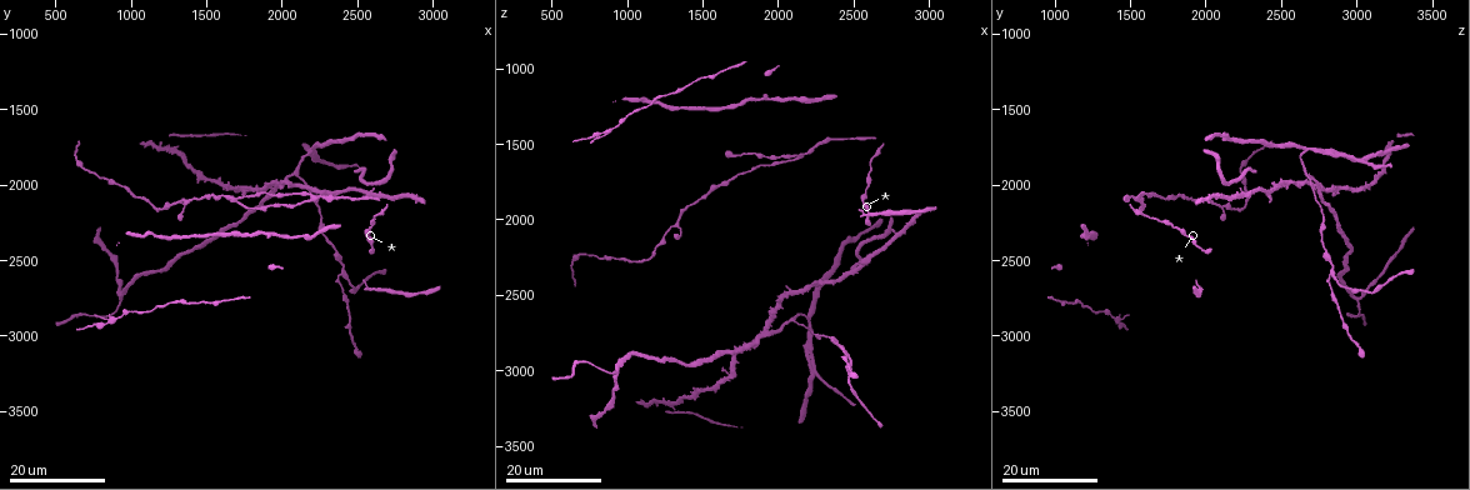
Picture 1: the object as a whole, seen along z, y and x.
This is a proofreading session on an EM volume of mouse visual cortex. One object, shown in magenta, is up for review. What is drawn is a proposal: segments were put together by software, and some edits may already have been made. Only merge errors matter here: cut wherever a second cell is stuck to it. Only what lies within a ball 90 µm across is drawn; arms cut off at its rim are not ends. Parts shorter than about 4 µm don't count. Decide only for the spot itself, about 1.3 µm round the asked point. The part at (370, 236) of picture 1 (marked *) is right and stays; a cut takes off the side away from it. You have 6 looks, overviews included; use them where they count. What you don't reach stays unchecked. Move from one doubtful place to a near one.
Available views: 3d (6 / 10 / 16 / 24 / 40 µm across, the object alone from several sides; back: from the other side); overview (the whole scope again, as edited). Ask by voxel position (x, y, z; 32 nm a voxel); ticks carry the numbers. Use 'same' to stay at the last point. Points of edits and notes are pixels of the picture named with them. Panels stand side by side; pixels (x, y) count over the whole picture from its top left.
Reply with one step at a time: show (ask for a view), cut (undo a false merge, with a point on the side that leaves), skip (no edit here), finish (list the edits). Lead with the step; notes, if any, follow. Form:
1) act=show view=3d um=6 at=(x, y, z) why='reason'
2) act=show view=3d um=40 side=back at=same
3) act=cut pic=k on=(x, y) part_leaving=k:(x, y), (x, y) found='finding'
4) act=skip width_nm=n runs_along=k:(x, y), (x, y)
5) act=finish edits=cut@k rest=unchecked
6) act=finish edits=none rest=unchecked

act=show view=3d um=16 at=(2200, 2080, 1560) why='side arm on a straight run'

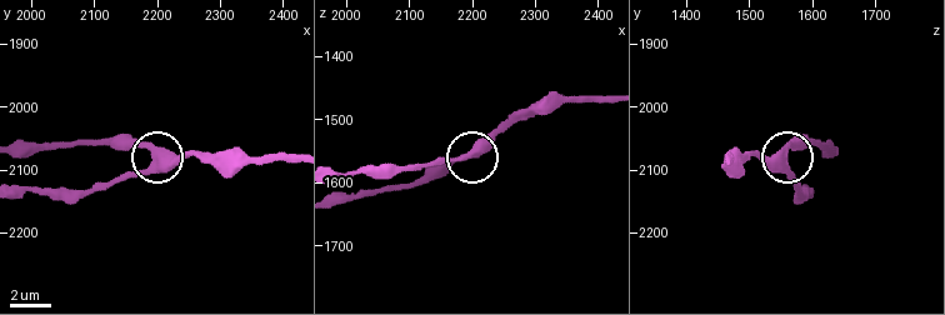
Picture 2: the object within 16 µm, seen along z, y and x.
act=show view=3d um=6 at=(2200, 2075, 1555) why='closer look'

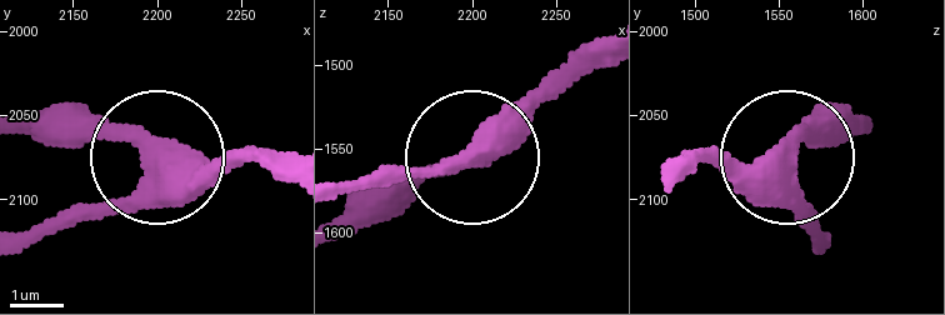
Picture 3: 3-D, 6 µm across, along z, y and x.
act=show view=3d um=6 side=back at=(2196, 2072, 1556)

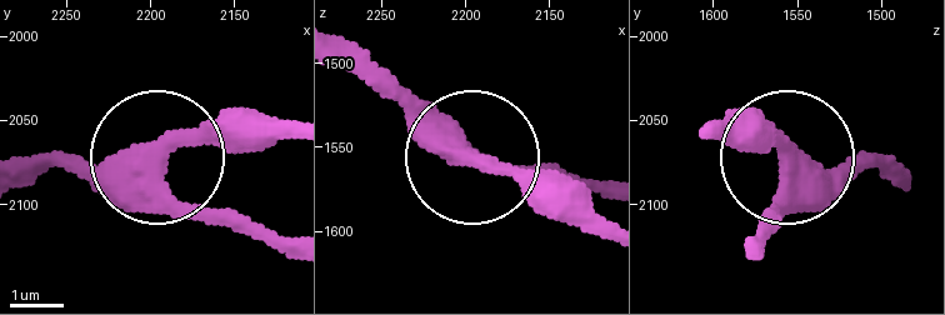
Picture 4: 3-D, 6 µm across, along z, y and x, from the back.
act=skip found='one cell here'

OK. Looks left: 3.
act=show view=3d um=24 at=(2380, 2600, 2820)

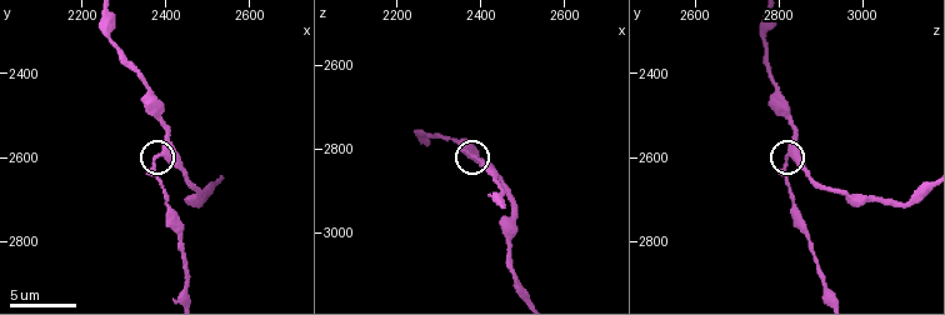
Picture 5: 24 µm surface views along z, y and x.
act=show view=3d um=6 at=(2395, 2585, 2825) why='closer look'

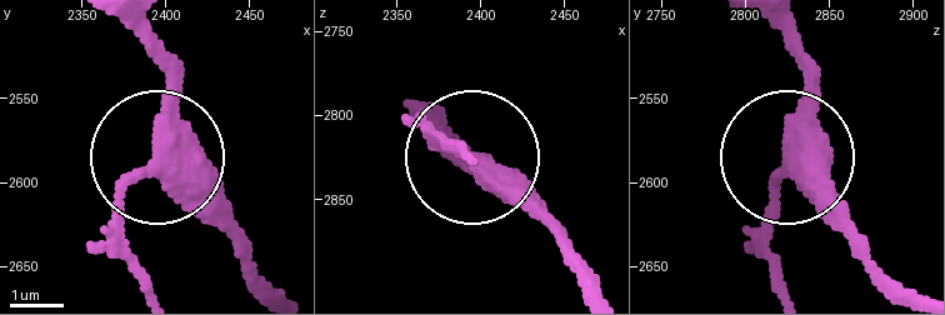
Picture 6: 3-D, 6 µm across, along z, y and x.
act=skip runs_along=6:(769, 24), (800, 65), (809, 119), (778, 213), (746, 249) found='all the same cell'

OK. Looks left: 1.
act=show view=3d um=16 at=(2365, 2450, 2795) why='thick turns thin'

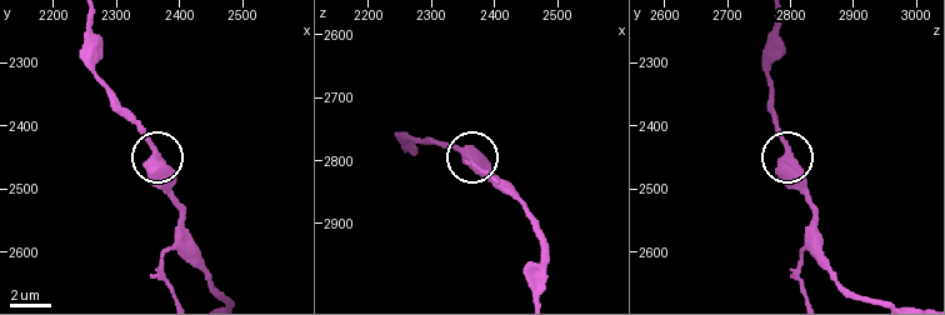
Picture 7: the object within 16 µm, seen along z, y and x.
act=skip found='continuous, no second cell'

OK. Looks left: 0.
act=finish edits=none rest=unchecked

